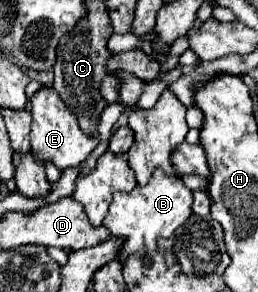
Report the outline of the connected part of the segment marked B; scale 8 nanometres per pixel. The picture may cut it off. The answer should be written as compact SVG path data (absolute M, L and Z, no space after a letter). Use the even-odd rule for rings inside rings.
M159 170L153 174L153 180L149 180L147 186L135 186L133 192L127 194L115 194L103 226L109 230L111 238L123 240L117 262L123 266L125 260L139 250L157 250L157 240L169 238L193 214L191 204L193 192L179 178L167 176Z

